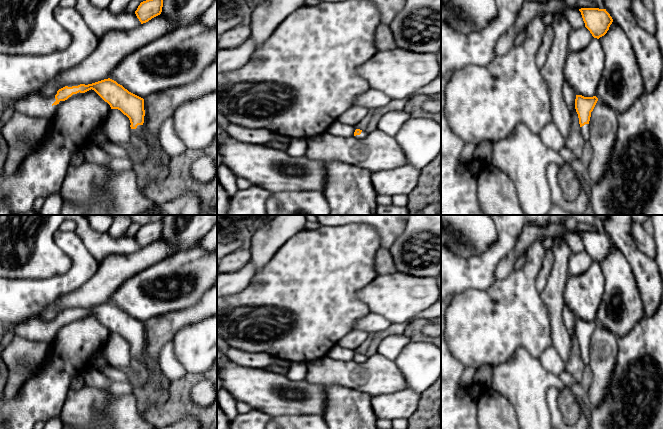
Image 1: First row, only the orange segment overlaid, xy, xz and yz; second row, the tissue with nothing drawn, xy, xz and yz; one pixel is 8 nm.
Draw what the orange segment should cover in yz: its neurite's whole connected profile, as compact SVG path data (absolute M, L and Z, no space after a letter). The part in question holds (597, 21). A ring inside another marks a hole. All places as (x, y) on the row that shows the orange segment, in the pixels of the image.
M581 8L581 12L585 27L590 31L594 38L599 39L609 30L613 22L612 17L606 9L599 8Z

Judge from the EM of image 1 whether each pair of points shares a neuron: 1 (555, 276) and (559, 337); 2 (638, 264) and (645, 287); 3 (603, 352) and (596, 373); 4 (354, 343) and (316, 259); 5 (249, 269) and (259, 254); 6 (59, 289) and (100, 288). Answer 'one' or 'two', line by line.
1: one
2: one
3: one
4: two
5: two
6: two

